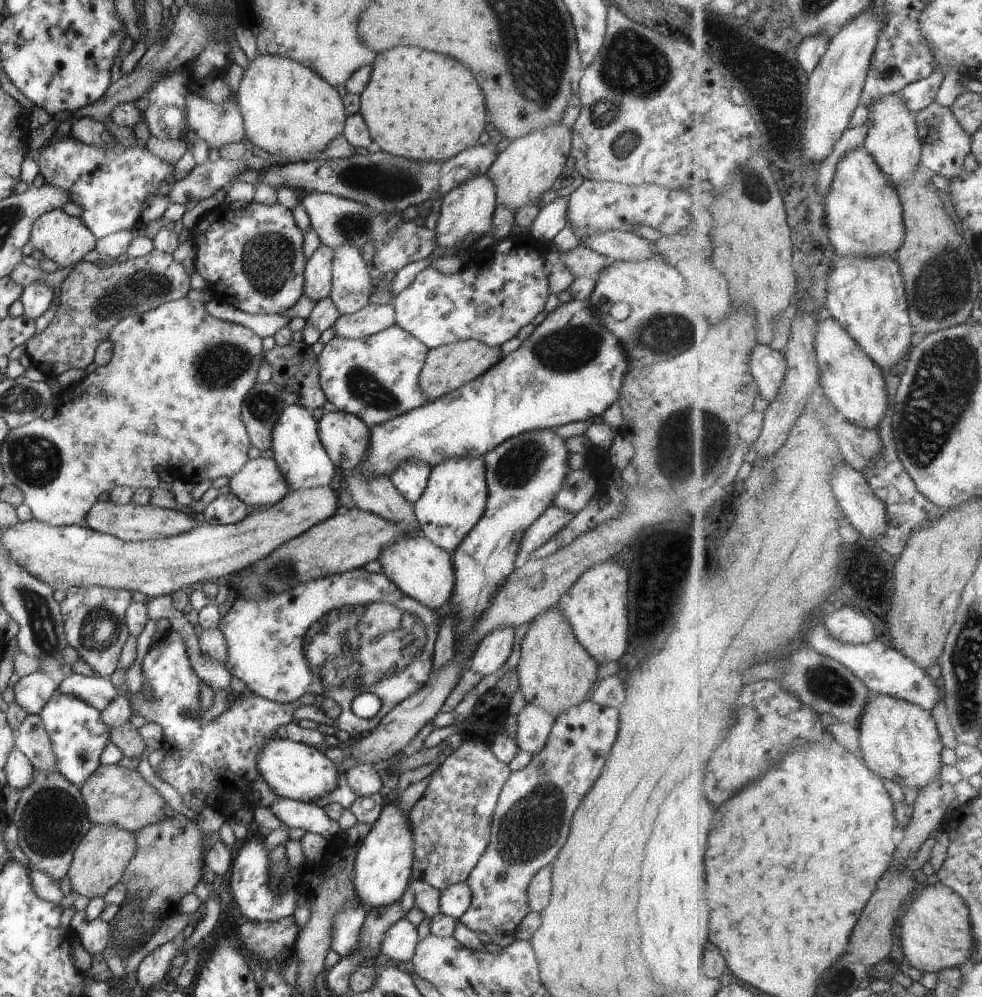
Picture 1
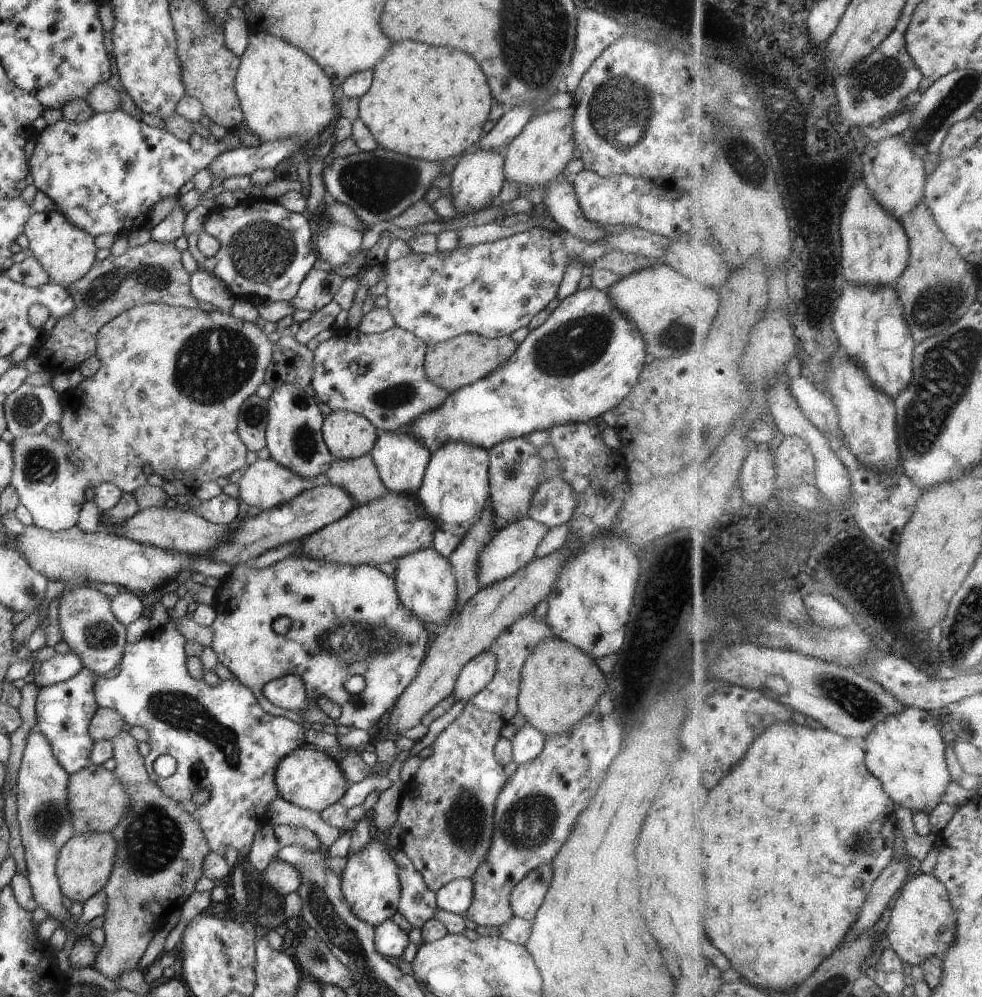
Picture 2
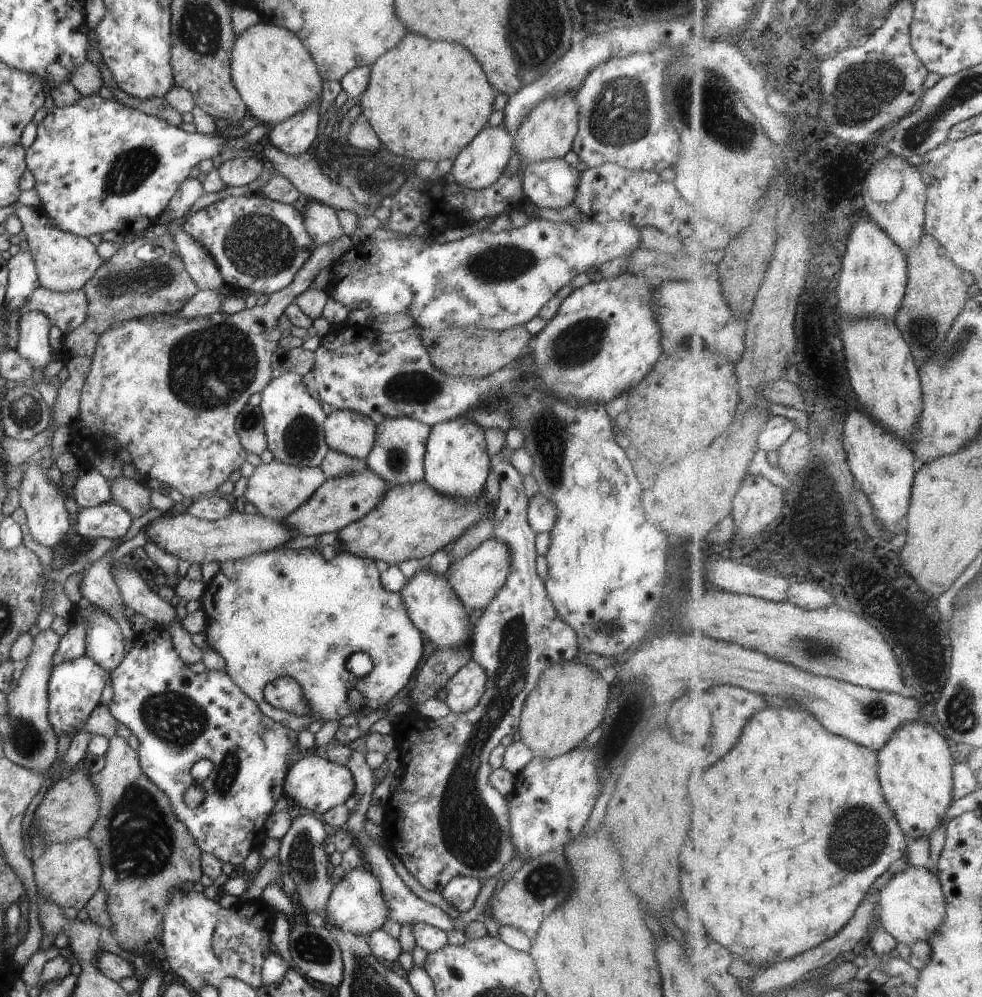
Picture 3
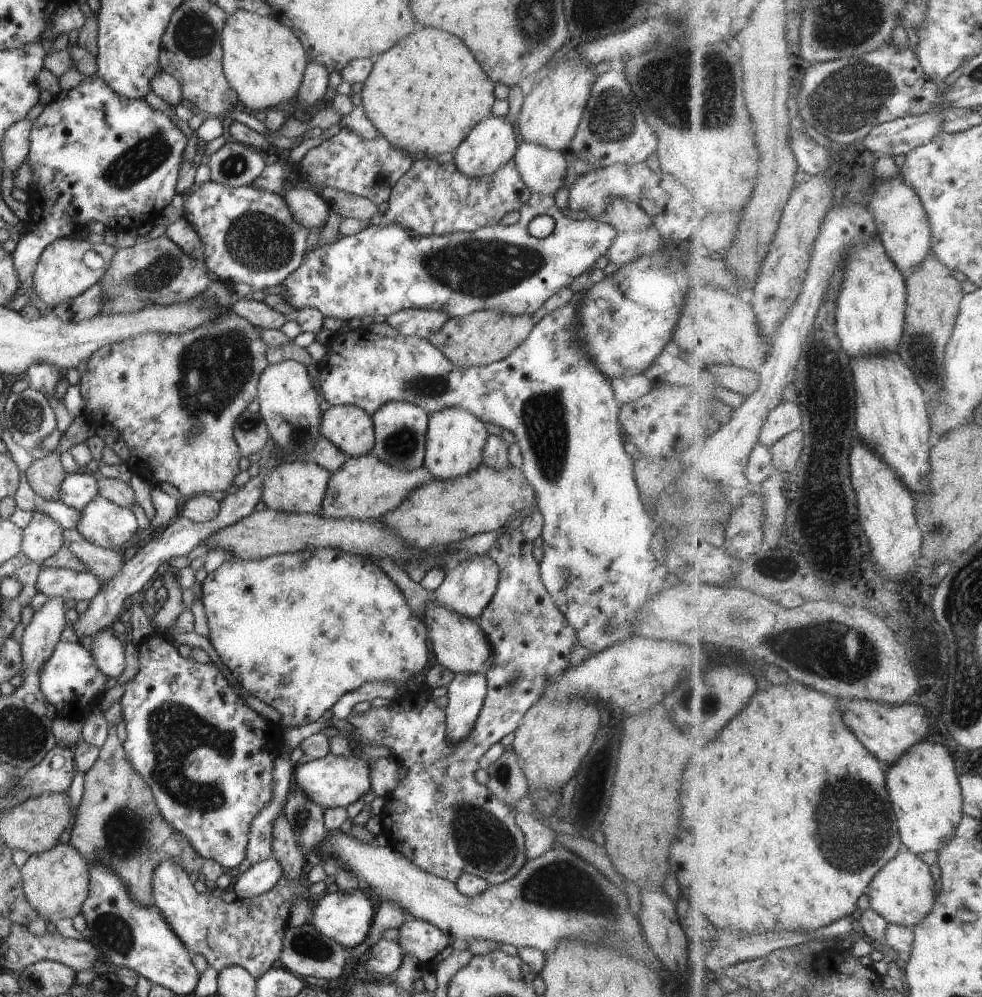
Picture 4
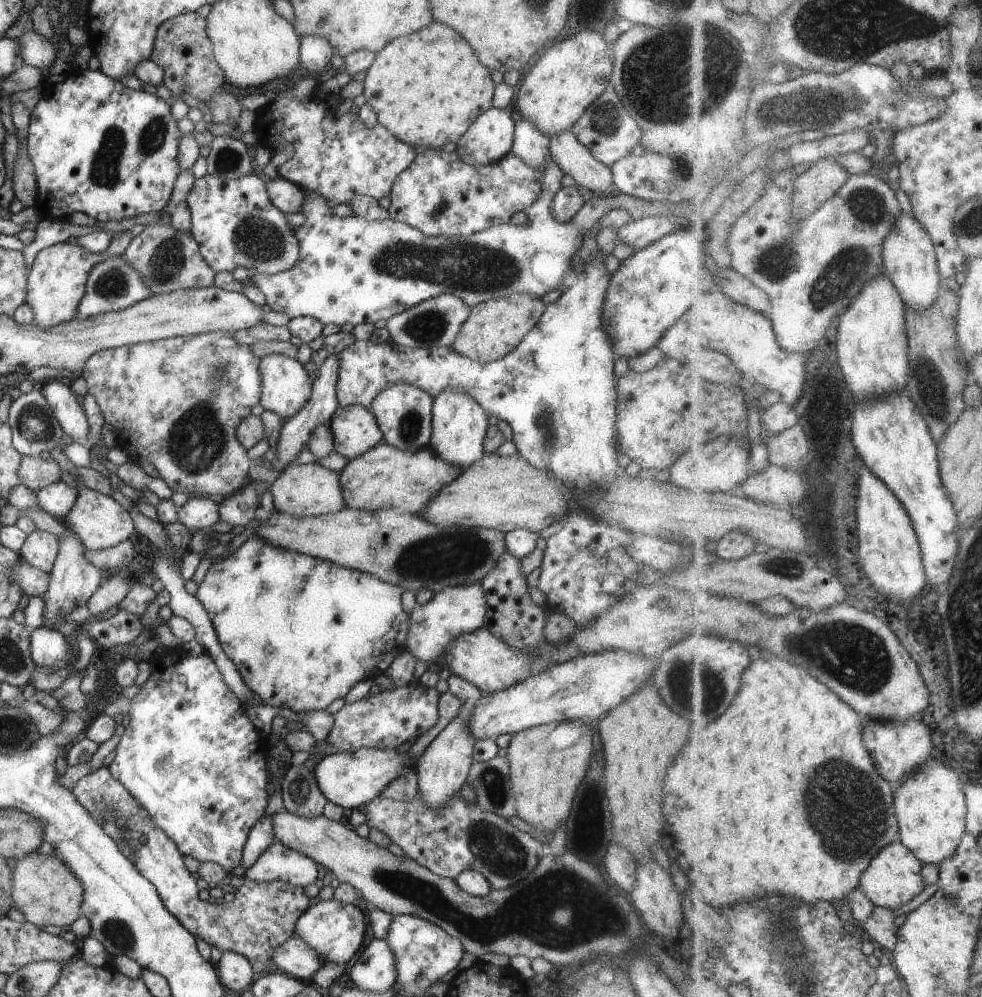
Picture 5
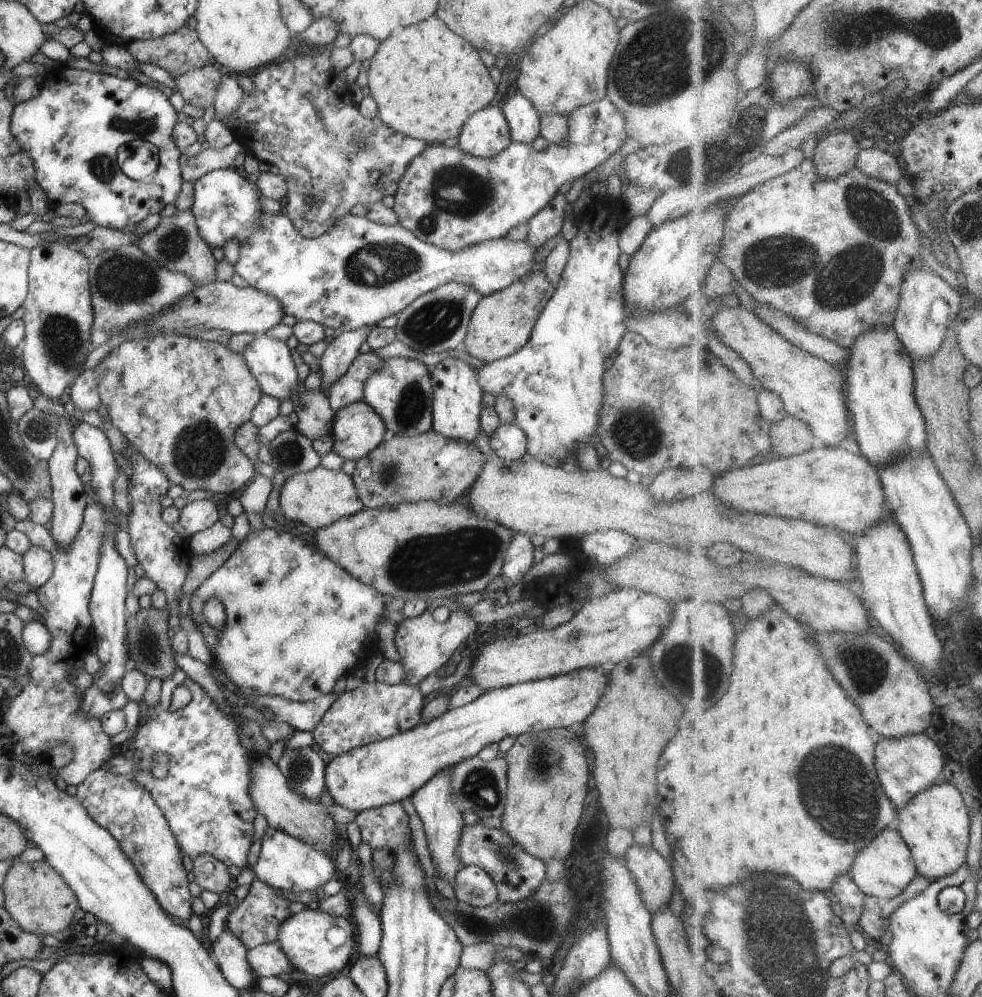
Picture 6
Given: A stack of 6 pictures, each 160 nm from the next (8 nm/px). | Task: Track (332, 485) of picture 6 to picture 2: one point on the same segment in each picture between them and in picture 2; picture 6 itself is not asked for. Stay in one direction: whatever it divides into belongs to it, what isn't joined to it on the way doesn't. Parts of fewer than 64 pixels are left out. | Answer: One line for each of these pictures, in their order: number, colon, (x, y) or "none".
2: (264, 484)
3: (275, 489)
4: (298, 487)
5: (303, 490)

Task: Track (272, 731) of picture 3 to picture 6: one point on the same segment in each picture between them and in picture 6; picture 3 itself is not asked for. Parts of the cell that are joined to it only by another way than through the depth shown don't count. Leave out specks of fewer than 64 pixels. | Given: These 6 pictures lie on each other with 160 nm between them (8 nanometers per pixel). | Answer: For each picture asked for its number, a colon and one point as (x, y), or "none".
4: (207, 758)
5: (188, 754)
6: (204, 797)

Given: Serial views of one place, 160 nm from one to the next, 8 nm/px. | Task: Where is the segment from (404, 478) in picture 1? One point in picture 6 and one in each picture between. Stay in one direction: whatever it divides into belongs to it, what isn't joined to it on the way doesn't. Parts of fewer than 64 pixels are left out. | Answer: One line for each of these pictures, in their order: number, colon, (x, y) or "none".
2: (400, 459)
3: (397, 453)
4: (399, 428)
5: (403, 412)
6: (399, 391)

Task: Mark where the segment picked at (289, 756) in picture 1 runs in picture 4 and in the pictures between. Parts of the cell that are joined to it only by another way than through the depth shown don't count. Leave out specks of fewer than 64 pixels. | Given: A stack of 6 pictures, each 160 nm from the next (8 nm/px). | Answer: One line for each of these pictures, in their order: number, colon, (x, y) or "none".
2: (308, 778)
3: (316, 784)
4: (332, 781)

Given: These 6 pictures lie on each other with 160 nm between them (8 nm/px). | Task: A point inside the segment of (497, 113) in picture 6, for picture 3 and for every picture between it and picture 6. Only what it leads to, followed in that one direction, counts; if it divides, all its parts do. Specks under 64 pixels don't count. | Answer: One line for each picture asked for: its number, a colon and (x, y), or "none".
3: (478, 164)
4: (490, 143)
5: (489, 137)

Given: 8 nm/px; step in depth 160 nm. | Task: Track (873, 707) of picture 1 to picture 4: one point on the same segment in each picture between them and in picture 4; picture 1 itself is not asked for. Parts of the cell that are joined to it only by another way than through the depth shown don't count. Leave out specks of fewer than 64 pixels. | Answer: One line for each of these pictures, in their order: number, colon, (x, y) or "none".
2: (906, 751)
3: (915, 769)
4: (923, 786)

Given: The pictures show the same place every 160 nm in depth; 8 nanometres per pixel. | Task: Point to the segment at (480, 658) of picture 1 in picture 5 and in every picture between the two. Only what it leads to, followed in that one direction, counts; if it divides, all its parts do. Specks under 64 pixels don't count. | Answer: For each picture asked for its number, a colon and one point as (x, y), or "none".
2: (476, 673)
3: (463, 690)
4: (465, 692)
5: (441, 769)

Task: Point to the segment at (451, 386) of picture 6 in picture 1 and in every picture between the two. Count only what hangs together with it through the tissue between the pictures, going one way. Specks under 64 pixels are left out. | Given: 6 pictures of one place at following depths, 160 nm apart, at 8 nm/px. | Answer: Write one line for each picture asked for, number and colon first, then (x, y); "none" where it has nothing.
1: (454, 498)
2: (454, 487)
3: (455, 463)
4: (454, 440)
5: (458, 424)

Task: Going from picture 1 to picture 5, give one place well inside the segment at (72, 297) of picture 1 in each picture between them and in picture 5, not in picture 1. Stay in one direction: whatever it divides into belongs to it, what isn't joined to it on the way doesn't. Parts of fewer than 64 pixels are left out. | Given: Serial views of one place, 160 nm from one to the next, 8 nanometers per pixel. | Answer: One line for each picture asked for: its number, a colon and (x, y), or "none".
2: (151, 273)
3: (122, 288)
4: (156, 271)
5: (166, 259)

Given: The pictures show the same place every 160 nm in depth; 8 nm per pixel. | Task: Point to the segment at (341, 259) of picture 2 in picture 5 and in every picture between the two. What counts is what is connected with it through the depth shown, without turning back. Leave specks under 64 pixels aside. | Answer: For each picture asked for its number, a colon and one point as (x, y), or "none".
3: (320, 221)
4: (307, 209)
5: (287, 197)

